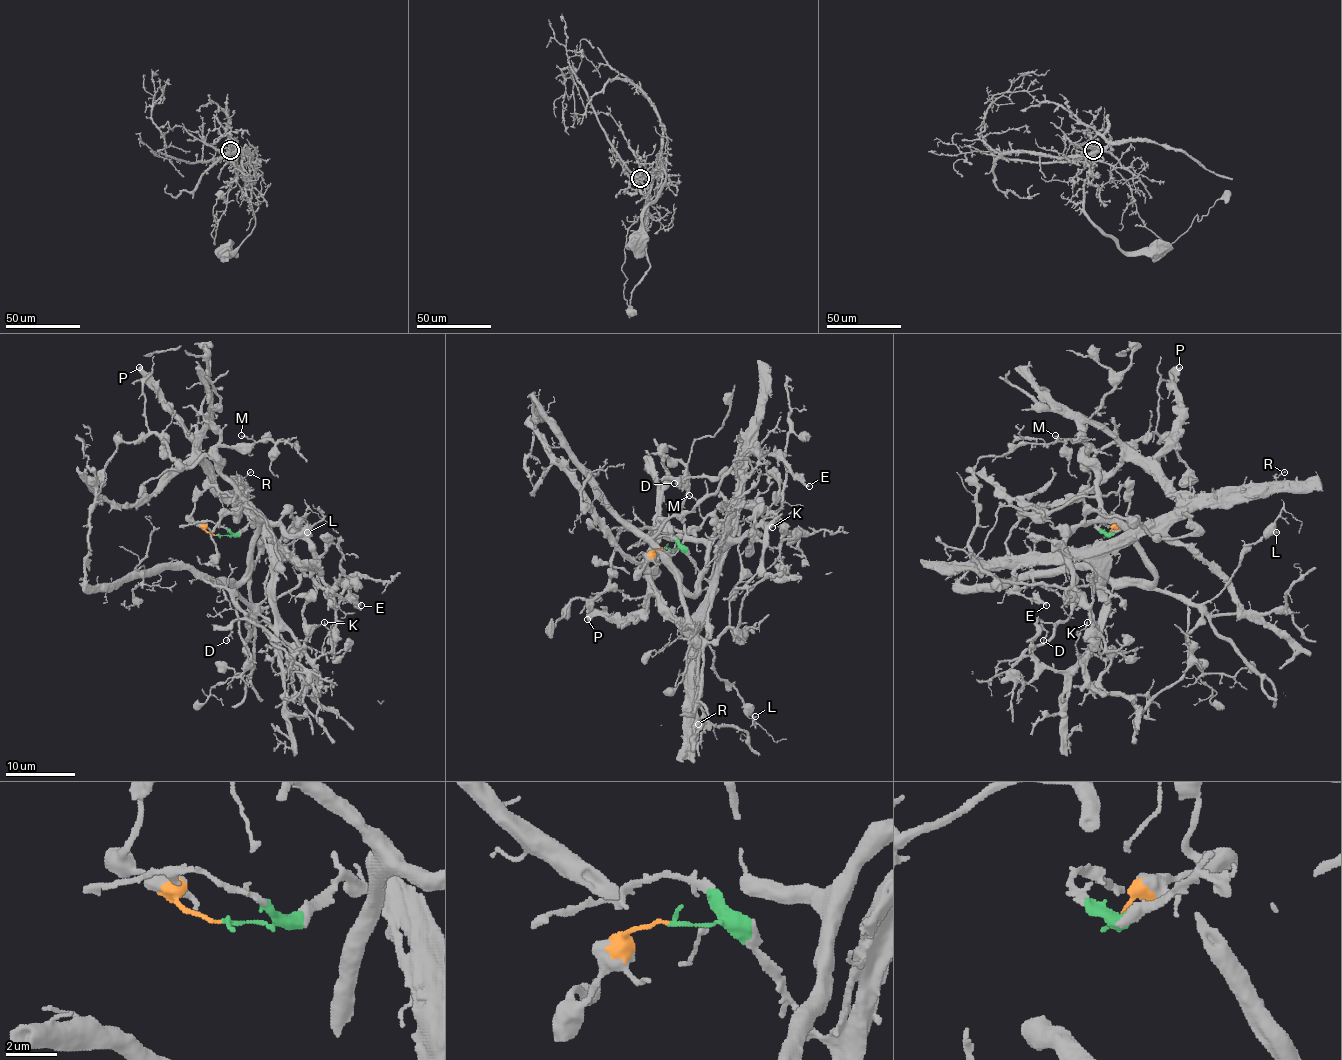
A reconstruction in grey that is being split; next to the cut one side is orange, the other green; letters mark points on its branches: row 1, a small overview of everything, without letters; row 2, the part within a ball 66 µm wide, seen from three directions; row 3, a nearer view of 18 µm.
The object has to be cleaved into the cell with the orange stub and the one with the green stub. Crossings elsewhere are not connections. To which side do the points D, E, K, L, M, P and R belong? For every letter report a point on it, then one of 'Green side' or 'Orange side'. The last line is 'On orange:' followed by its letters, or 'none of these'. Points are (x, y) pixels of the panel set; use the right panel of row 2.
D: Place: (1043, 640). Green side
E: Place: (1046, 605). Green side
K: Place: (1087, 622). Green side
L: Place: (1276, 532). Orange side
M: Place: (1055, 435). Orange side
P: Place: (1179, 367). Green side
R: Place: (1284, 472). Green side
On orange: L, M

